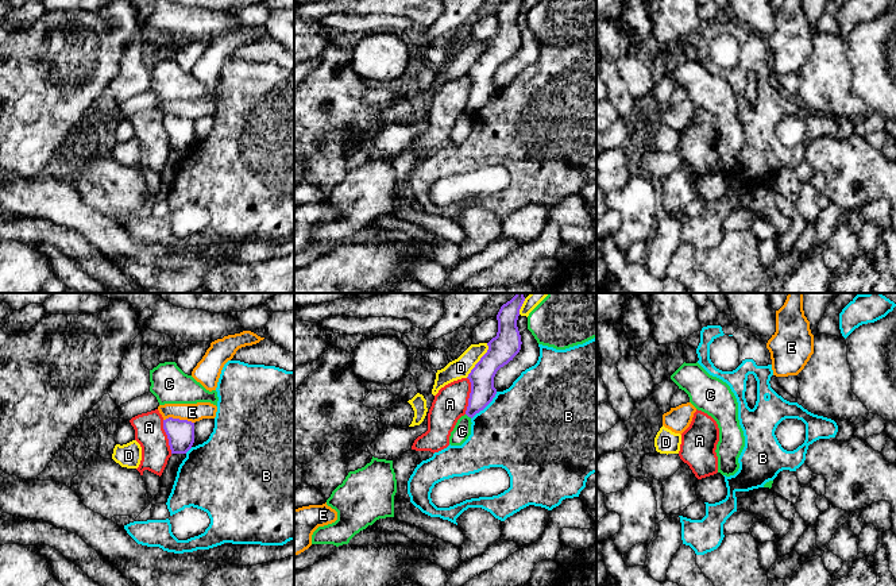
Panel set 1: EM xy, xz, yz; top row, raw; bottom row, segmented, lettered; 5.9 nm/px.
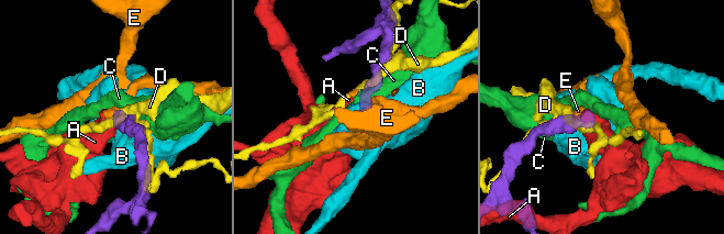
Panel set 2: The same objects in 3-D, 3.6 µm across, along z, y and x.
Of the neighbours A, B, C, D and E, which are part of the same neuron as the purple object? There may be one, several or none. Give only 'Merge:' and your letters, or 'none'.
Merge: none

